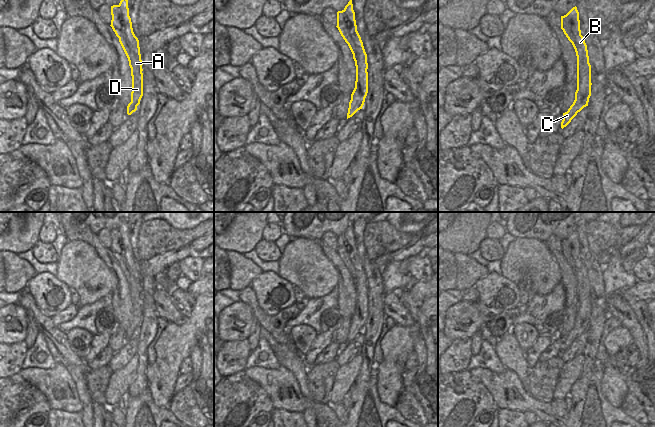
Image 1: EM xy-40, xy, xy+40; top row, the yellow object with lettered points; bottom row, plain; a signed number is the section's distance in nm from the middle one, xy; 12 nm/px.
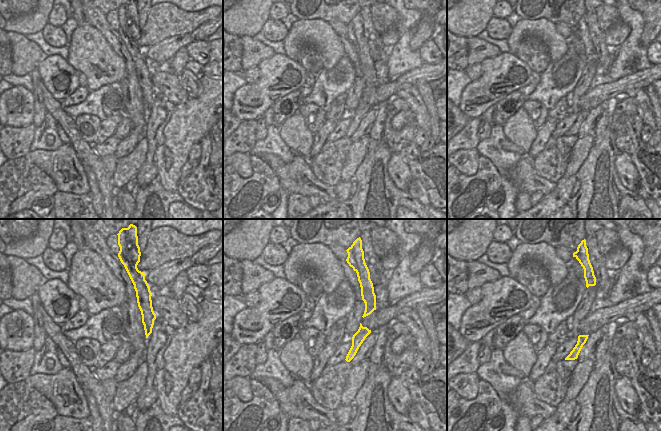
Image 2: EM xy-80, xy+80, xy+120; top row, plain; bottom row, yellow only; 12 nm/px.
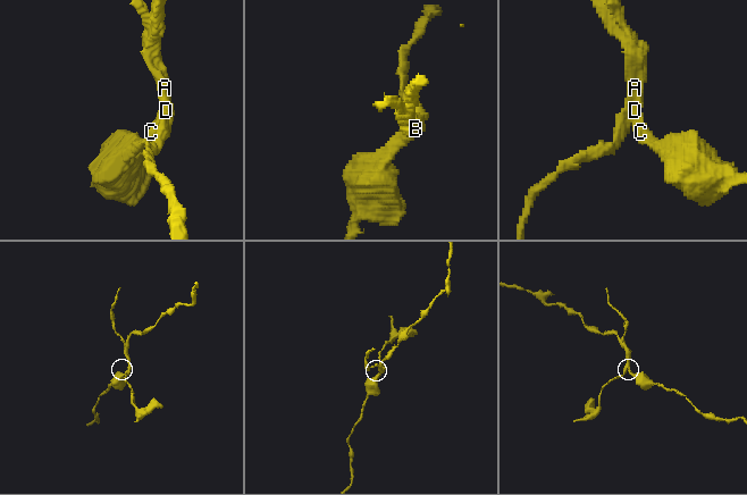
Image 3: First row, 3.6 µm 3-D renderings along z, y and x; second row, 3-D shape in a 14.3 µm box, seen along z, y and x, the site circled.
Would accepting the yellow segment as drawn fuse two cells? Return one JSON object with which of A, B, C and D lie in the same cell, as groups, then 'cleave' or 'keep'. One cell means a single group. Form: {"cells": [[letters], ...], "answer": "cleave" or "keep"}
{"cells": [["A"], ["B", "C", "D"]], "answer": "cleave"}

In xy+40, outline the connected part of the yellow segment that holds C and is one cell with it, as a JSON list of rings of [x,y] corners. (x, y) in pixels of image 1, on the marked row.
[[[573,7],[567,15],[571,20],[572,32],[575,37],[575,44],[573,47],[577,56],[577,90],[575,92],[575,100],[573,104],[567,112],[563,113],[563,120],[561,122],[562,129],[571,122],[578,112],[588,106],[592,85],[591,65],[589,63],[587,45],[581,35],[579,12],[577,7]]]

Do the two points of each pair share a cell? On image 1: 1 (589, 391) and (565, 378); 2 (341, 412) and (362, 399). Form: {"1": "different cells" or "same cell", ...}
{"1": "different cells", "2": "different cells"}

